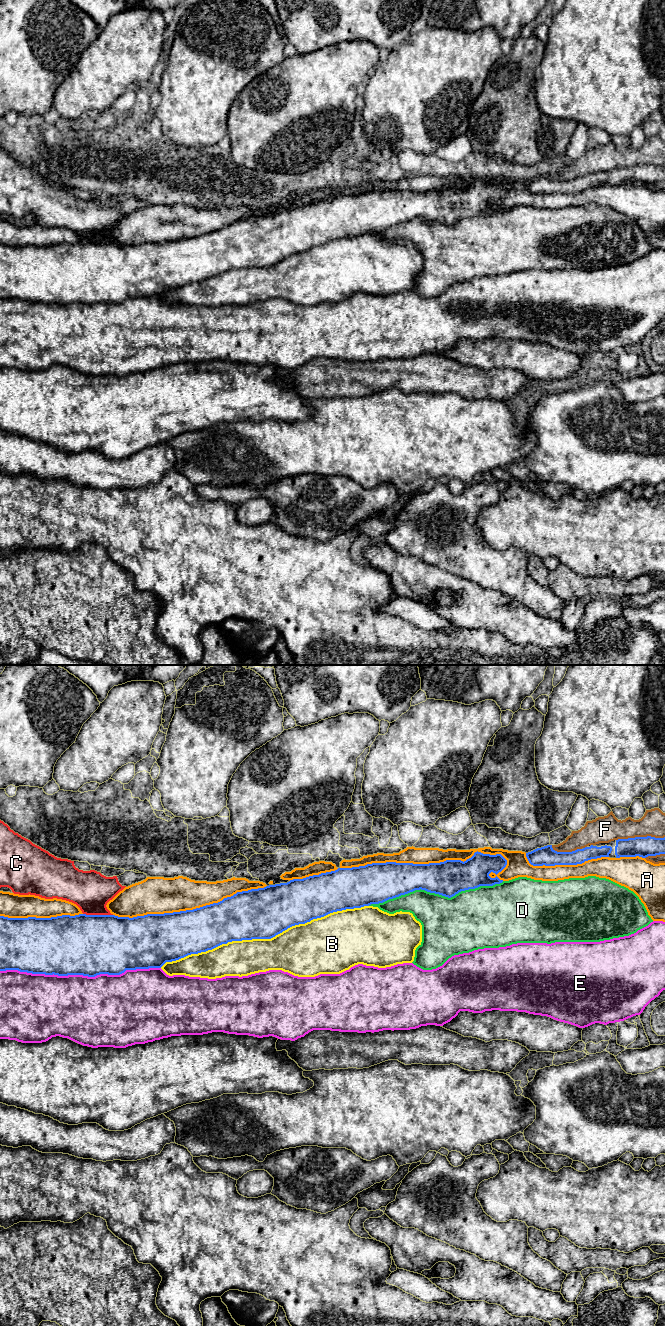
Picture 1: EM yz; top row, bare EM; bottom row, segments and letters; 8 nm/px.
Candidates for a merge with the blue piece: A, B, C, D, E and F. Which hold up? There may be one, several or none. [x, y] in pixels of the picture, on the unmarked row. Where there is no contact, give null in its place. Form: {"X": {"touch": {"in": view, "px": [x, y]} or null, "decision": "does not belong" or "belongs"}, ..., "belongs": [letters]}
{"A": {"touch": {"in": "yz", "px": [423, 192]}, "decision": "belongs"}, "B": {"touch": {"in": "yz", "px": [264, 266]}, "decision": "does not belong"}, "C": {"touch": {"in": "yz", "px": [98, 243]}, "decision": "does not belong"}, "D": {"touch": {"in": "yz", "px": [435, 221]}, "decision": "does not belong"}, "E": {"touch": {"in": "yz", "px": [80, 302]}, "decision": "does not belong"}, "F": {"touch": {"in": "yz", "px": [640, 165]}, "decision": "does not belong"}, "belongs": ["A"]}

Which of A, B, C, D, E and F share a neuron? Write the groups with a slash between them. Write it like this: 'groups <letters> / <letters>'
groups A / B / C / D / E / F

